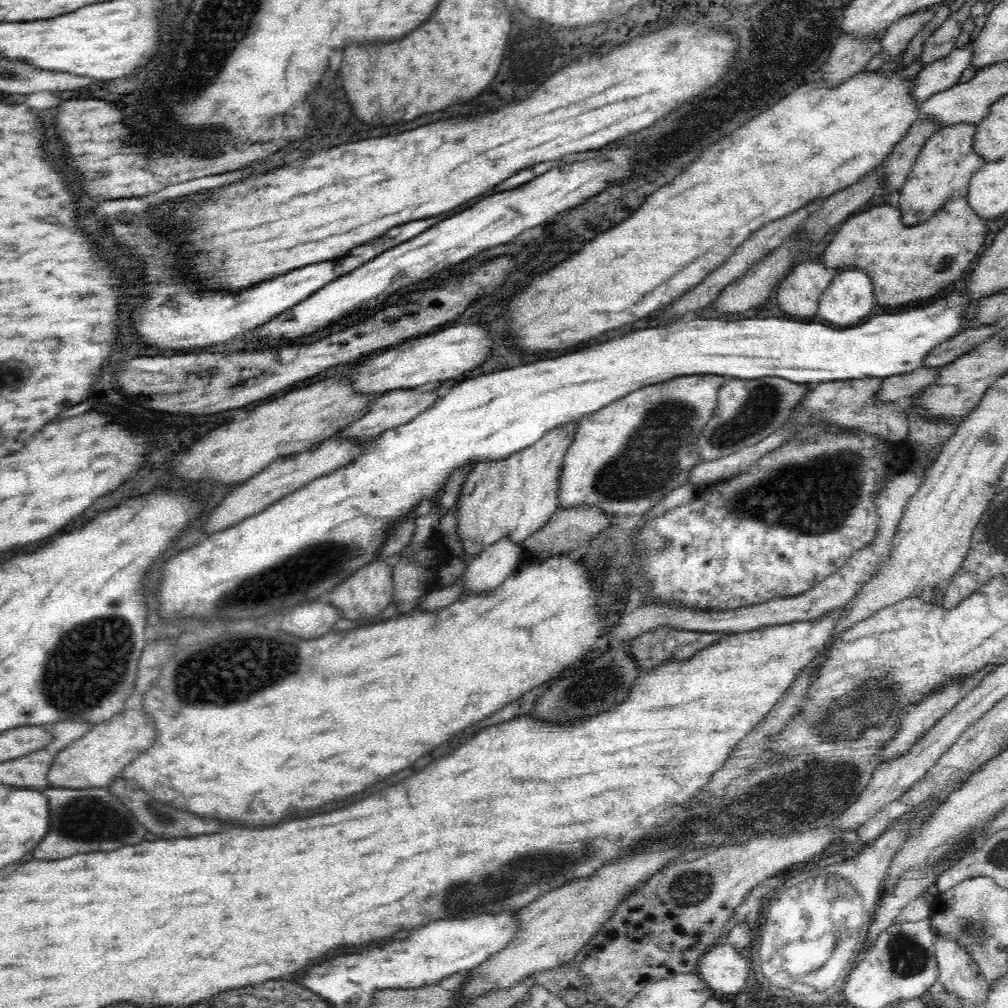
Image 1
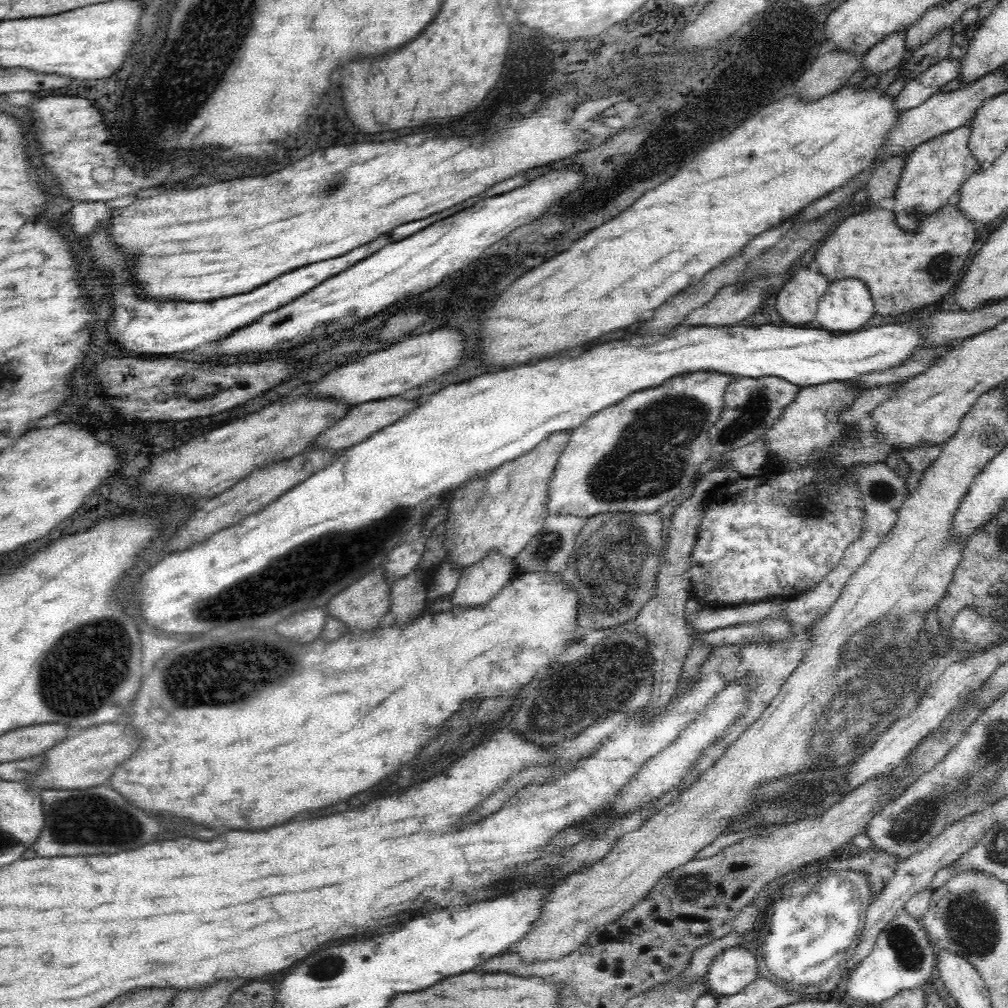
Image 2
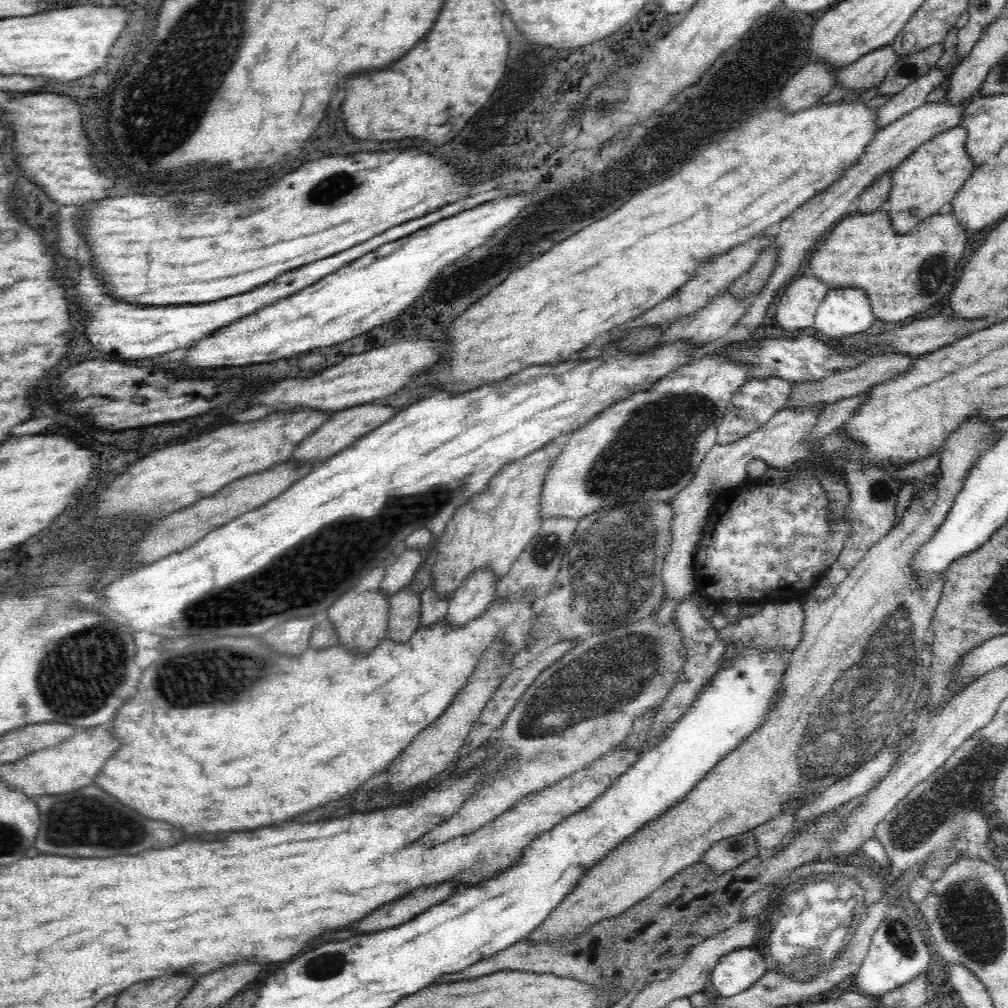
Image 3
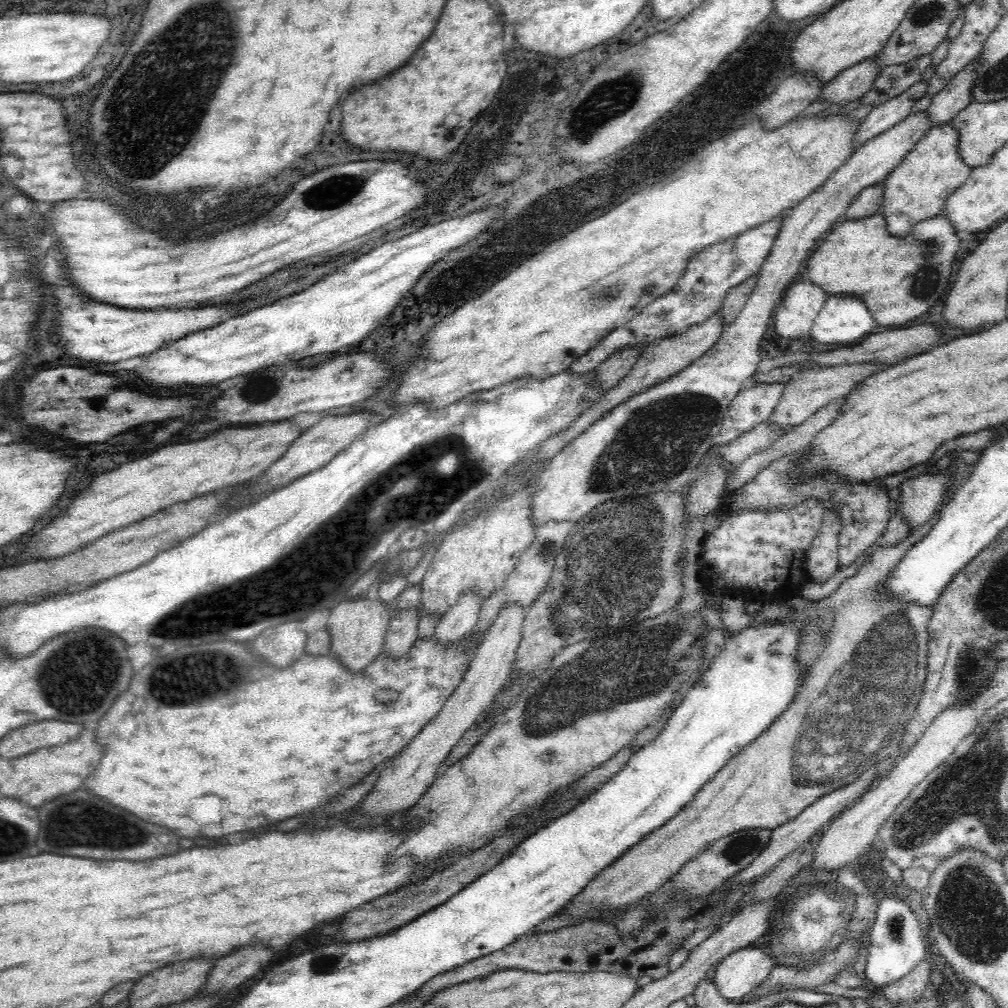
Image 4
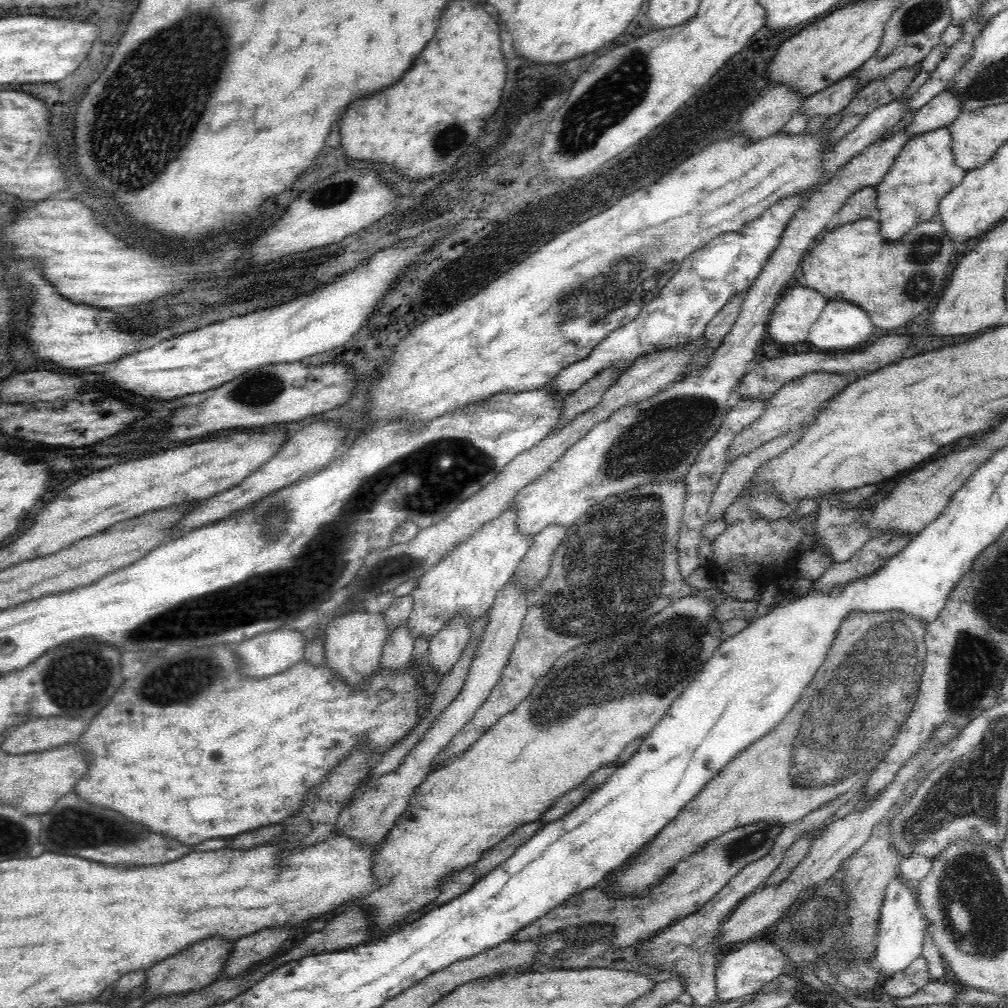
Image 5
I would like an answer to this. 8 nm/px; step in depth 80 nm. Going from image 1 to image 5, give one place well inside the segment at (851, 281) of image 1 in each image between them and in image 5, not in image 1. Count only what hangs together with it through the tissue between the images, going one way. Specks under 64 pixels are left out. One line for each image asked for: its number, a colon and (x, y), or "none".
2: (846, 304)
3: (842, 312)
4: (841, 319)
5: (840, 326)

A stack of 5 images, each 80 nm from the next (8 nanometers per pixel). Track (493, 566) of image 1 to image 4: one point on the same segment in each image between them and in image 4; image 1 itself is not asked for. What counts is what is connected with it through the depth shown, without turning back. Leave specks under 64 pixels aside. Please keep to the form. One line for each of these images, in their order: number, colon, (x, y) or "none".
2: (479, 583)
3: (477, 591)
4: (458, 622)

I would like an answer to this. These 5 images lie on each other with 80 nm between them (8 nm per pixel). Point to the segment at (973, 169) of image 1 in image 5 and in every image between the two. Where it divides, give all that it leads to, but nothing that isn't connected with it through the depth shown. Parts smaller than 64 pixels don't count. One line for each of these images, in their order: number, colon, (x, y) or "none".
2: (939, 167)
3: (926, 180)
4: (916, 190)
5: (925, 171)

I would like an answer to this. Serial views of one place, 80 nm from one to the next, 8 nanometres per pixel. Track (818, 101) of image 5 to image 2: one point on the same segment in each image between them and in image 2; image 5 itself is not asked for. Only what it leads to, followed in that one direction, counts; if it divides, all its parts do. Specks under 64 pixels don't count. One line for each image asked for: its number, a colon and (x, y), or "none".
2: (885, 54)
3: (871, 69)
4: (854, 82)

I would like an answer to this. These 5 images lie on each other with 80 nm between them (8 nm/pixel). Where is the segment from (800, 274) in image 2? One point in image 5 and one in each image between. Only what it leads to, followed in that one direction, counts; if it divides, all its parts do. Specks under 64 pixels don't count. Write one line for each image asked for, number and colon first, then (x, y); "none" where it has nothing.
3: (798, 305)
4: (801, 303)
5: (792, 317)

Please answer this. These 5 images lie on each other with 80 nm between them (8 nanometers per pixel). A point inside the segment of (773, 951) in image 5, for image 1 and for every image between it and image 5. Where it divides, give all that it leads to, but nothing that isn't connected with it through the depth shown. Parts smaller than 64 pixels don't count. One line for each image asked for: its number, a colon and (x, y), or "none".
1: (721, 968)
2: (730, 971)
3: (734, 972)
4: (739, 973)

